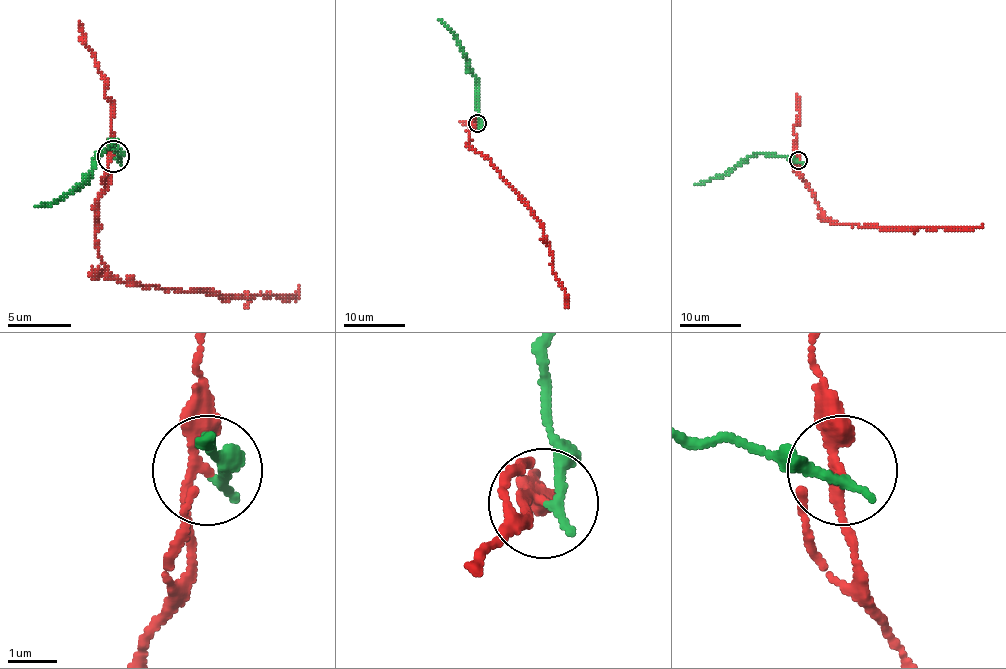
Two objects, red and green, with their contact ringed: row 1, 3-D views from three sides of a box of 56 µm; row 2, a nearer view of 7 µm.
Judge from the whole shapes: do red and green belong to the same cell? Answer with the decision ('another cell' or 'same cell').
another cell

